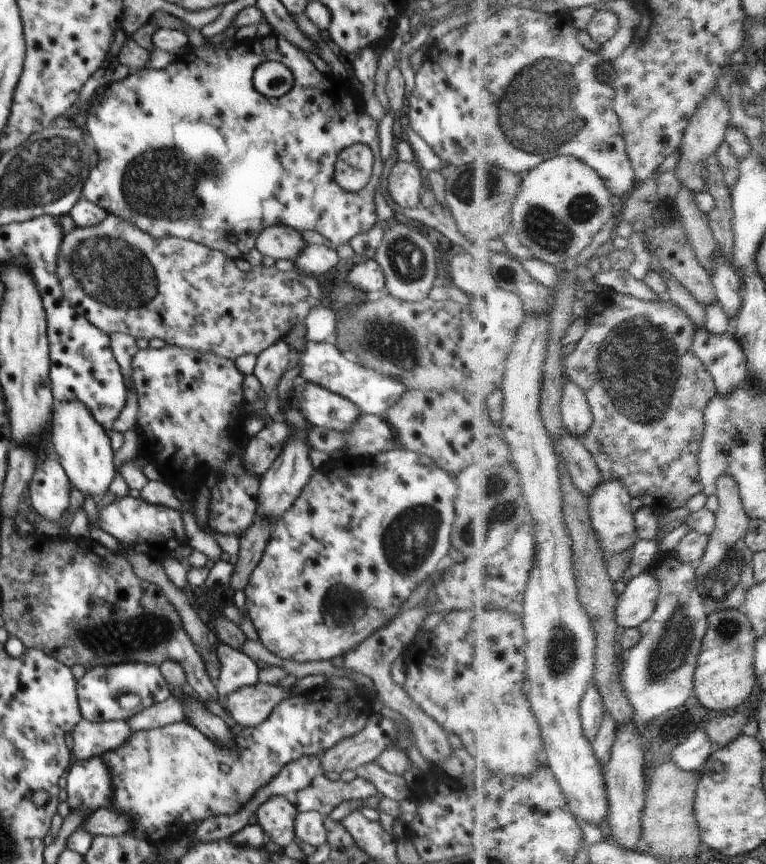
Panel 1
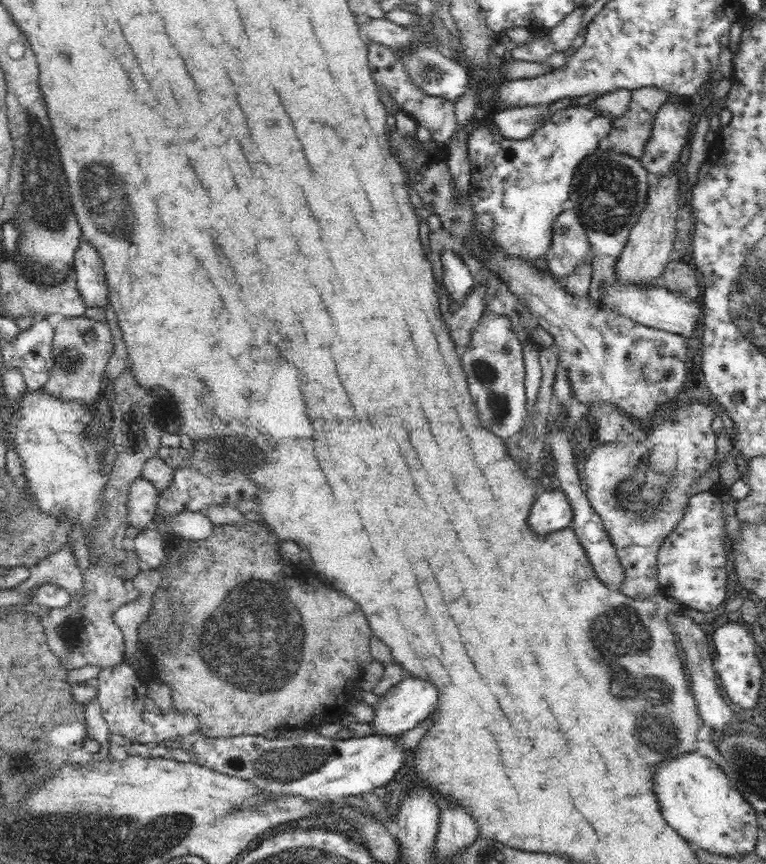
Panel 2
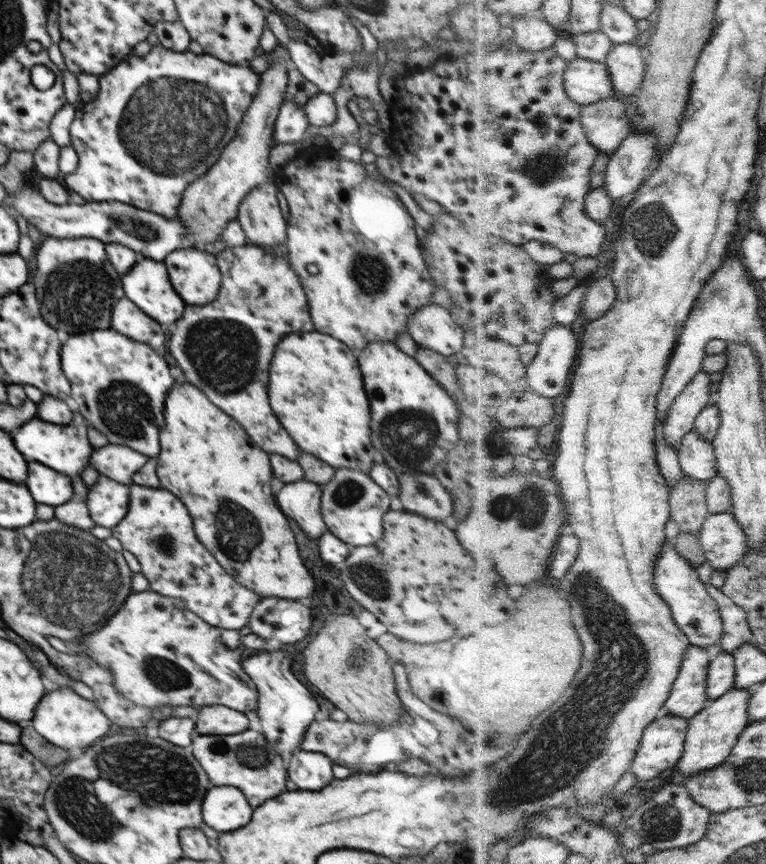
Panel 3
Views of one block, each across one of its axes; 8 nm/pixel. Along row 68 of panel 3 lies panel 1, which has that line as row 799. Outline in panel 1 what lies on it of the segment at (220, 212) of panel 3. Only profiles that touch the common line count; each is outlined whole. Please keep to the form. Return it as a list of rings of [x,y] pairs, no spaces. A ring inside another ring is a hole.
[[[274,795],[266,799],[256,810],[256,820],[265,835],[280,848],[295,840],[295,818],[298,810],[288,797]]]

